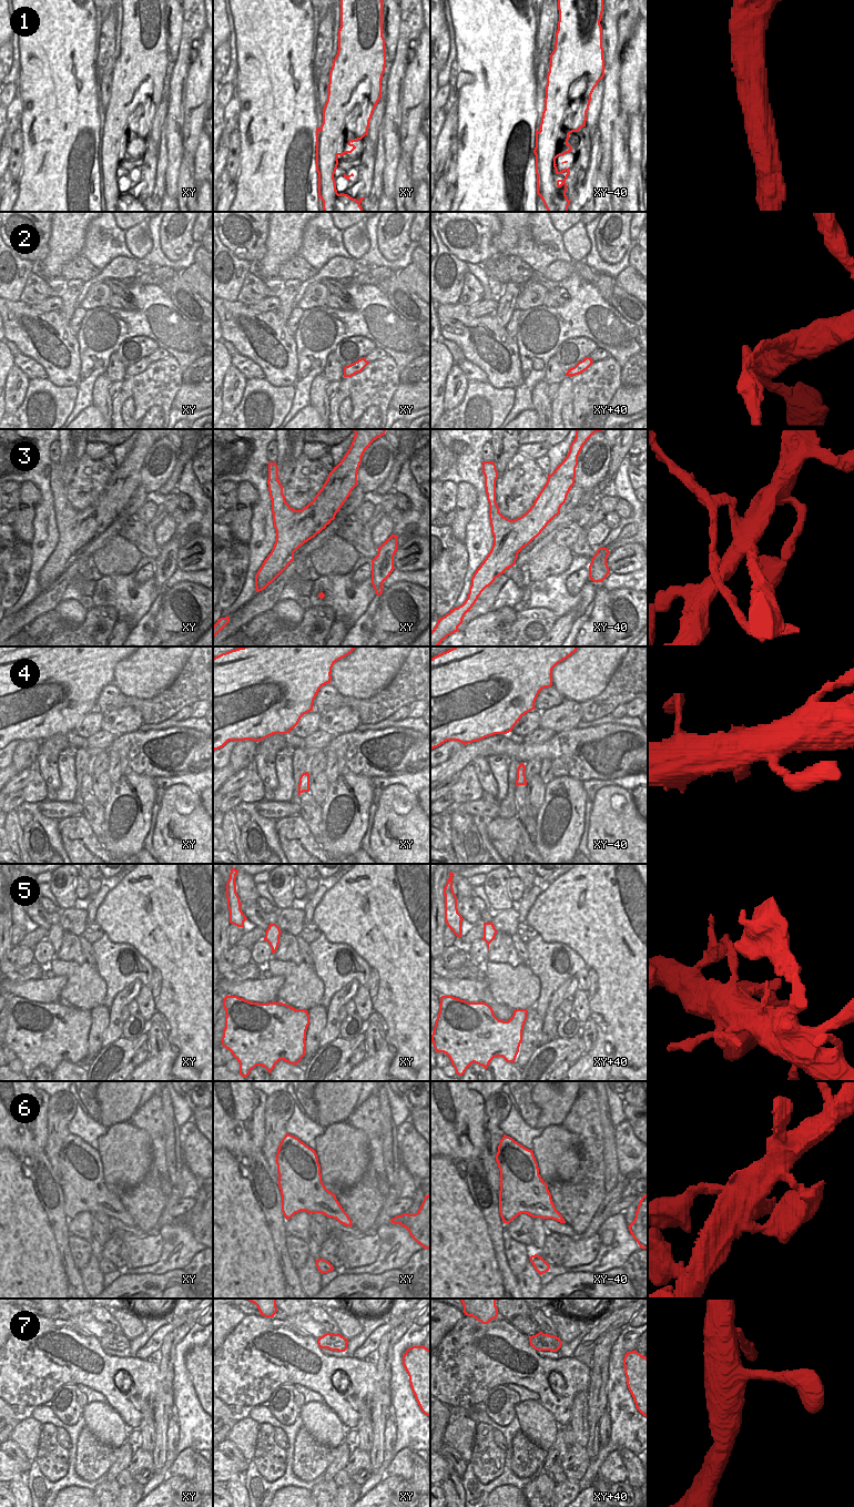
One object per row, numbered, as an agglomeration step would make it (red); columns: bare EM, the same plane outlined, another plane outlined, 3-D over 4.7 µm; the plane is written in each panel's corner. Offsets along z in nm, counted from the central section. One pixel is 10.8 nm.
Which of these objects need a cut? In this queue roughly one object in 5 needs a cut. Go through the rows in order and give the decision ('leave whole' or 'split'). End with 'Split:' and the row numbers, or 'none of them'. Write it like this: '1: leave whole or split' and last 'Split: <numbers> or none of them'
1: leave whole
2: split
3: split
4: leave whole
5: leave whole
6: leave whole
7: leave whole
Split: 2, 3

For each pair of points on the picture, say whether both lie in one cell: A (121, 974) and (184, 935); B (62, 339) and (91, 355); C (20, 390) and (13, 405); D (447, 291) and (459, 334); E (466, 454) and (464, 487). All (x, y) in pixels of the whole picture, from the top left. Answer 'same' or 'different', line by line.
A: different
B: different
C: same
D: different
E: different

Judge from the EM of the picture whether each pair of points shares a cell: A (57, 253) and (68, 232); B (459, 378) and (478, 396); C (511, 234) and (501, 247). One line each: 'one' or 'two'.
A: one
B: two
C: one

